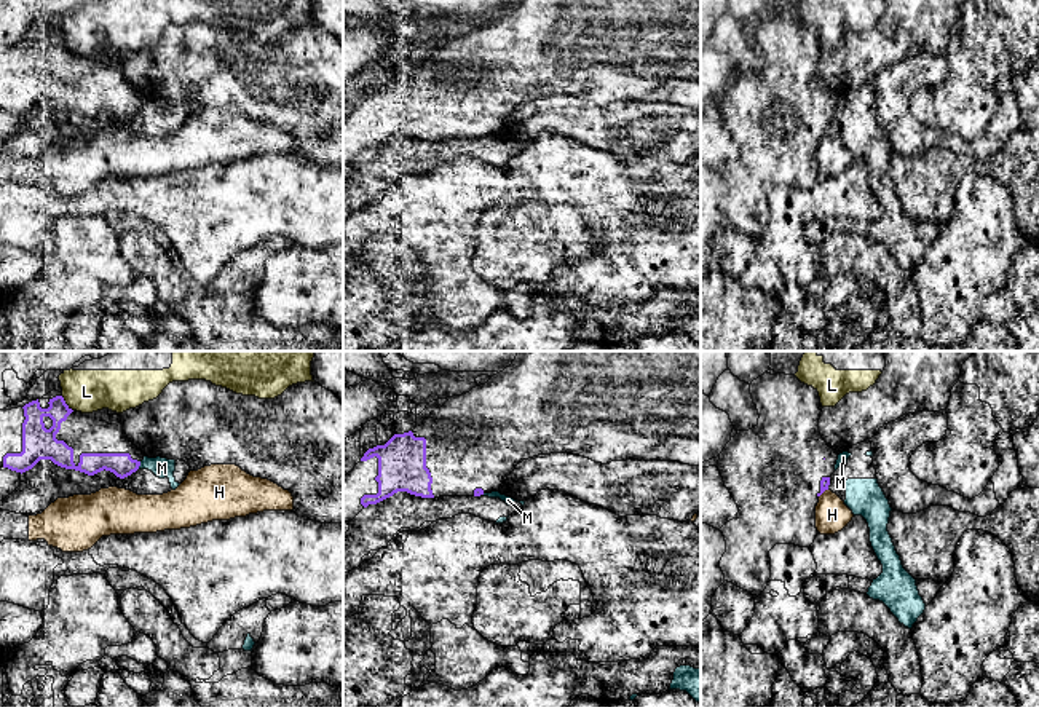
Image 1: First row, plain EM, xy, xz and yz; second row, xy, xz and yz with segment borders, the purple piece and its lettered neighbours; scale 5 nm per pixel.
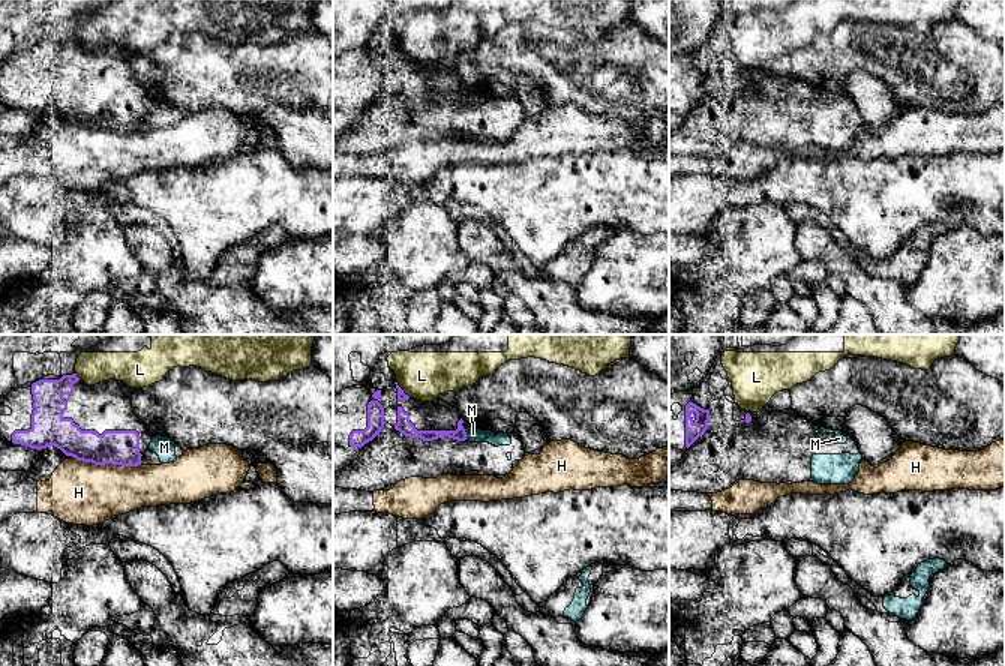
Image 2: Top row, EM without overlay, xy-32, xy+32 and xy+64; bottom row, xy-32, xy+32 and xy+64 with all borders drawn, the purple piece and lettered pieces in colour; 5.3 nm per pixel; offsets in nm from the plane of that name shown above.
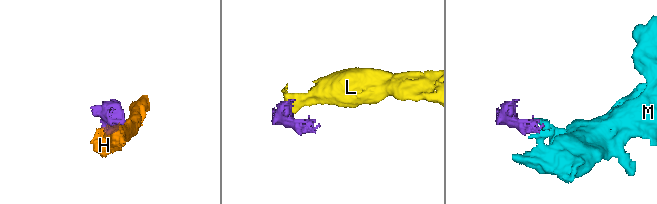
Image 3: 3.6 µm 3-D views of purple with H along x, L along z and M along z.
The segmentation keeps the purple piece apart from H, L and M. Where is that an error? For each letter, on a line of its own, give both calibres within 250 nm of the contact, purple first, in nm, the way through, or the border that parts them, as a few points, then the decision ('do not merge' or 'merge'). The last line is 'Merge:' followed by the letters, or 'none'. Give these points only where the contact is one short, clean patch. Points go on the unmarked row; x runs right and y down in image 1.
H: 50/170 nm | do not merge
L: 160/220 nm | do not merge
M: 120/100 nm | along xy (141, 104), (138, 110) | do not merge
Merge: none

